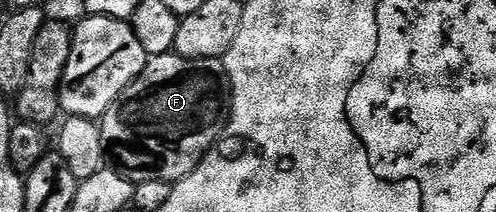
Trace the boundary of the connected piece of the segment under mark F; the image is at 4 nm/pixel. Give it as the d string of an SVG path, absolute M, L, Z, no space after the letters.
M176 54L156 55L147 62L145 69L139 73L132 82L124 89L124 93L120 93L120 97L116 102L106 110L106 114L100 120L102 129L102 140L106 146L106 153L109 162L112 164L113 170L119 173L131 183L137 185L144 181L164 181L171 185L178 182L186 175L198 168L200 161L213 149L215 143L222 137L227 123L230 122L230 104L232 102L232 92L230 89L230 74L222 59L185 59Z

